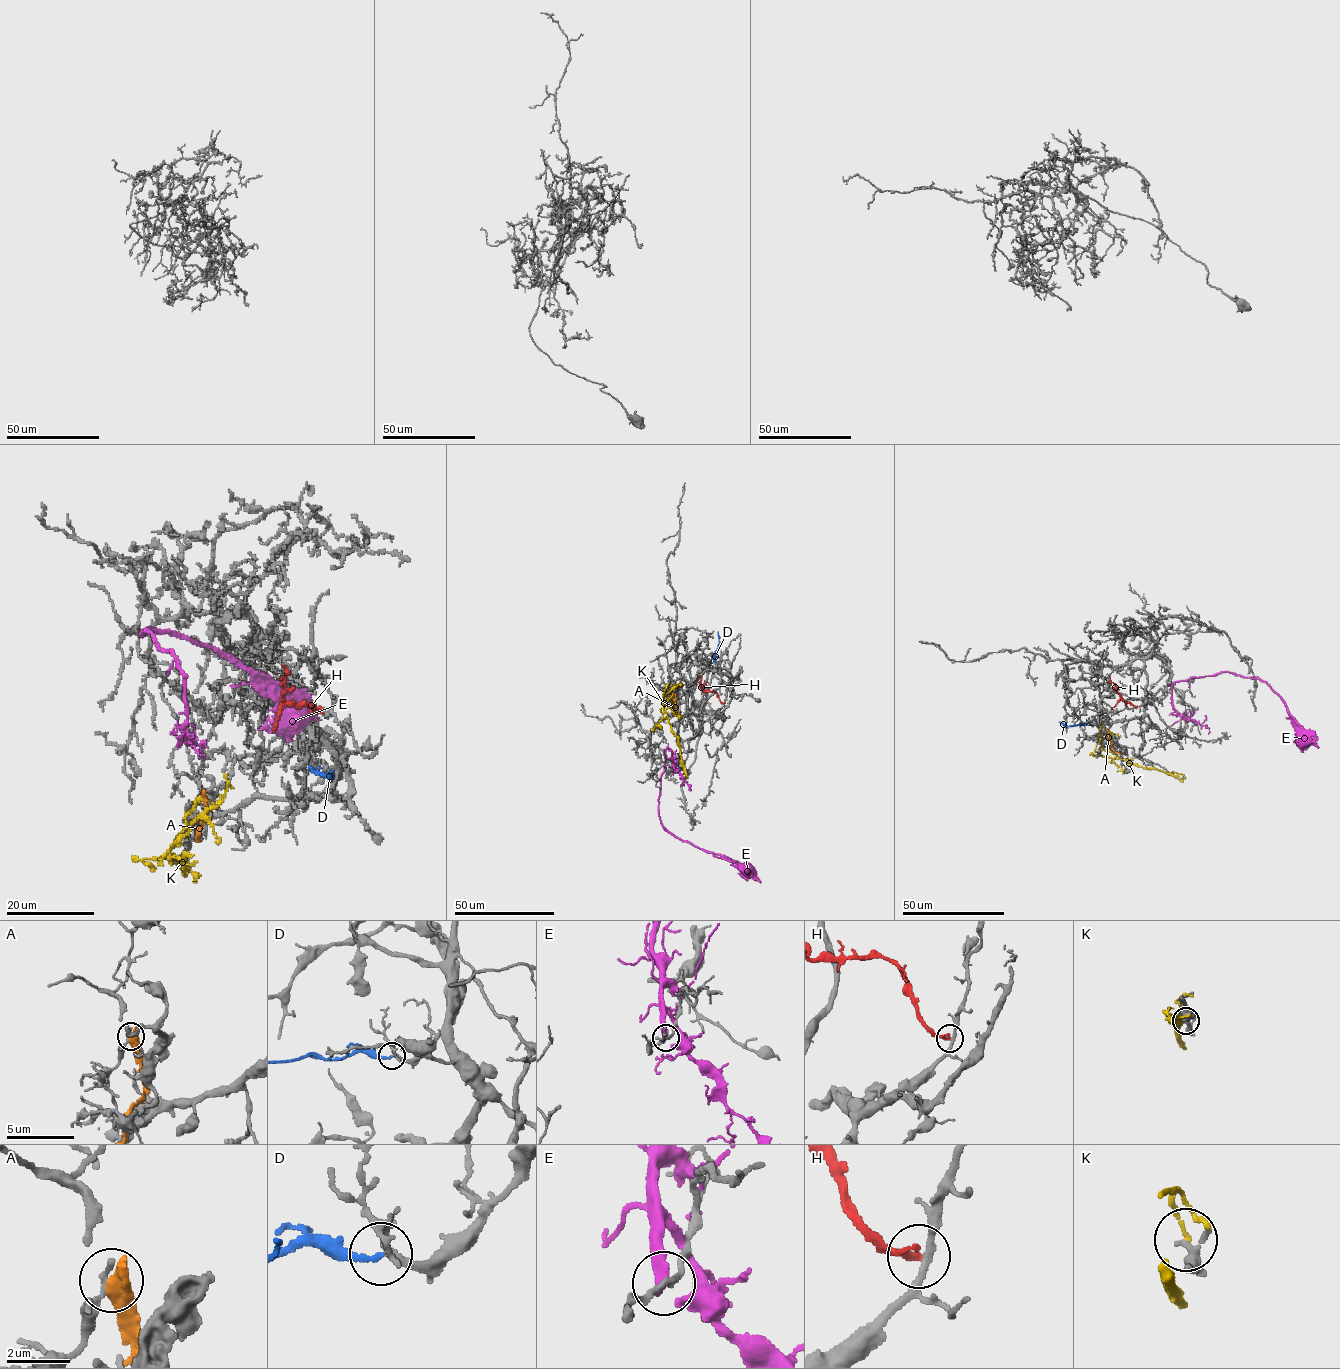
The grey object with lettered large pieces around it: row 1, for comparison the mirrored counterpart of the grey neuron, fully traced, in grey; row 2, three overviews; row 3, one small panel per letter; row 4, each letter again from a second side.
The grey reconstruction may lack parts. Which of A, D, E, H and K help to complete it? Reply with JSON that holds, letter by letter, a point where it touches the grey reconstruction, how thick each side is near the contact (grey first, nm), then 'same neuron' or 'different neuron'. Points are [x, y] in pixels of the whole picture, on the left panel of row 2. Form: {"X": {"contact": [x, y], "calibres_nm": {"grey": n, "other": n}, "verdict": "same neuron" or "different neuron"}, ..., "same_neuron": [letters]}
{"A": {"contact": [202, 793], "calibres_nm": {"grey": 240, "other": 700}, "verdict": "different neuron"}, "D": {"contact": [314, 768], "calibres_nm": {"grey": 200, "other": 180}, "verdict": "same neuron"}, "E": {"contact": [179, 745], "calibres_nm": {"grey": 200, "other": 400}, "verdict": "different neuron"}, "H": {"contact": [321, 707], "calibres_nm": {"grey": 220, "other": 240}, "verdict": "different neuron"}, "K": {"contact": [186, 867], "calibres_nm": {"grey": 130, "other": 120}, "verdict": "different neuron"}, "same_neuron": ["D"]}

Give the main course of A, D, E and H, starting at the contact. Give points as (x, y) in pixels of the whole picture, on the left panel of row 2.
A: (202, 793), (206, 811), (202, 814), (197, 838)
D: (314, 768), (313, 771), (328, 778), (331, 771)
E: (179, 745), (185, 676), (174, 656), (143, 630), (229, 653), (317, 719)
H: (321, 707), (315, 709), (311, 705), (293, 706), (282, 702), (287, 673), (284, 665)

